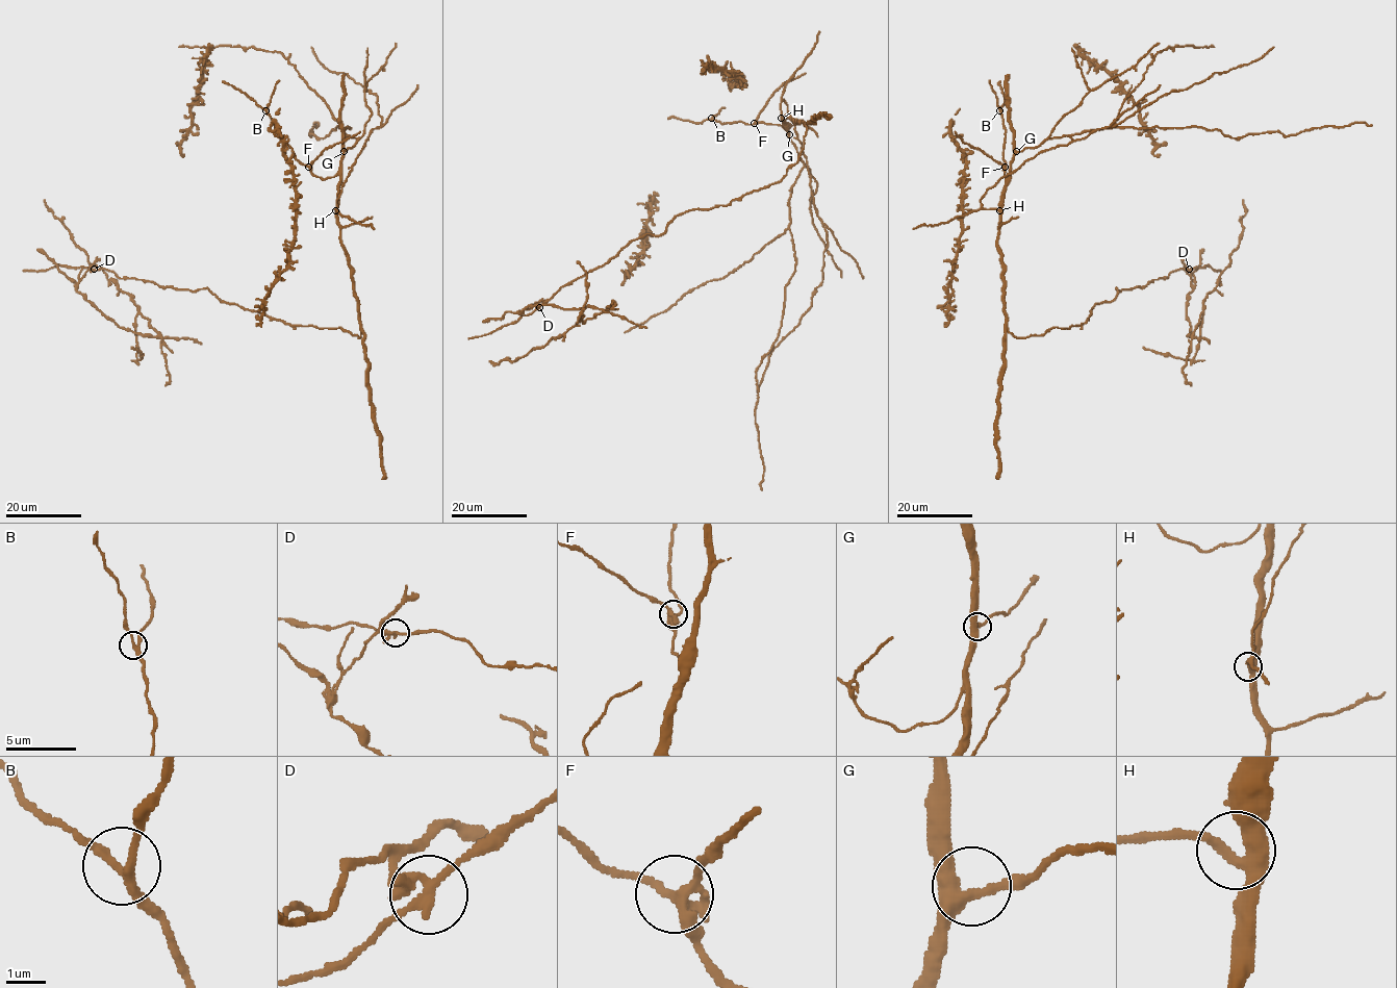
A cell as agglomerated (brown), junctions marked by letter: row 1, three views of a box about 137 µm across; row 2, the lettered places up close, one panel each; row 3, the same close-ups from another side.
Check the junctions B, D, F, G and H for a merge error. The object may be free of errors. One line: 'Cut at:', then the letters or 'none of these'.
Cut at: D

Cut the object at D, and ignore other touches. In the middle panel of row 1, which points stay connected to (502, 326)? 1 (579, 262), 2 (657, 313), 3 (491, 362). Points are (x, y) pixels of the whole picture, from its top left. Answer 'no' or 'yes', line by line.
1: no
2: yes
3: no

